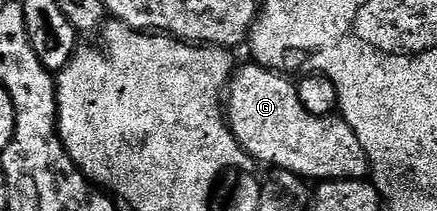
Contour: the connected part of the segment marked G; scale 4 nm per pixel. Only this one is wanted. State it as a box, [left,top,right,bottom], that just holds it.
[226,61,370,181]

